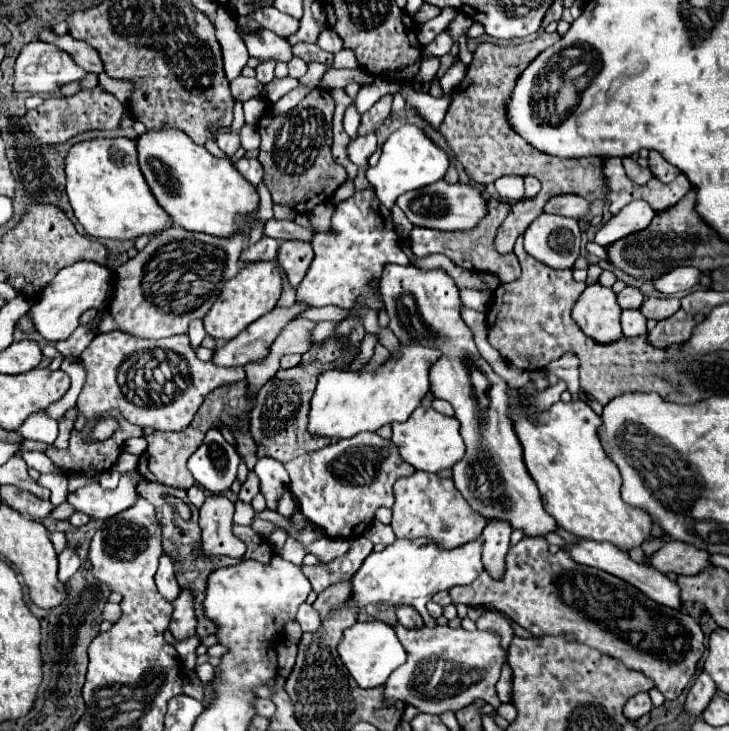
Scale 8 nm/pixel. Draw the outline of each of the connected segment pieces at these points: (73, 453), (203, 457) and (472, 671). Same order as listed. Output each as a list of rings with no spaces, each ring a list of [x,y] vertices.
[[[124,418],[118,422],[118,430],[112,434],[112,438],[102,442],[86,442],[84,436],[88,436],[92,428],[84,430],[72,430],[70,446],[66,450],[56,450],[50,446],[46,450],[46,456],[60,468],[68,472],[86,472],[86,470],[110,470],[116,462],[122,444],[132,436],[142,436],[142,428],[126,422]]]
[[[210,428],[194,458],[188,460],[188,468],[202,488],[210,494],[222,494],[232,486],[238,462],[236,450],[224,440],[220,430]]]
[[[394,624],[394,630],[408,652],[408,660],[396,668],[384,684],[388,700],[400,700],[416,706],[420,712],[442,714],[446,710],[456,712],[476,698],[482,698],[498,710],[500,700],[496,696],[496,682],[500,678],[500,668],[506,662],[506,652],[498,644],[498,634],[488,630],[454,630],[450,626],[408,630],[402,624]]]

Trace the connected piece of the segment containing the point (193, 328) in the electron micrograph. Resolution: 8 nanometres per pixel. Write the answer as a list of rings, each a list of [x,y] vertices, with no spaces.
[[[194,320],[194,324],[190,324],[190,328],[188,328],[188,336],[190,336],[190,346],[198,348],[200,342],[204,340],[204,336],[206,336],[204,324],[200,320]]]

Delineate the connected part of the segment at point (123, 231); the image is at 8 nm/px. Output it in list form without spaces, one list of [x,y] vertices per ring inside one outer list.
[[[94,138],[74,144],[66,158],[64,158],[64,170],[66,170],[66,194],[70,198],[70,206],[78,218],[78,222],[84,226],[84,230],[90,236],[96,238],[116,238],[116,240],[128,240],[138,238],[140,234],[156,234],[164,230],[170,224],[170,216],[156,204],[154,194],[150,192],[136,160],[136,142],[128,138]]]

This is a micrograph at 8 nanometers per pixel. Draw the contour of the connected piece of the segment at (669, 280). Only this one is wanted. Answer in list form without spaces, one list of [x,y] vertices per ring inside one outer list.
[[[674,268],[672,272],[660,276],[654,280],[654,286],[664,292],[664,294],[674,294],[680,290],[690,290],[692,286],[696,286],[700,282],[702,272],[698,272],[698,268]]]

